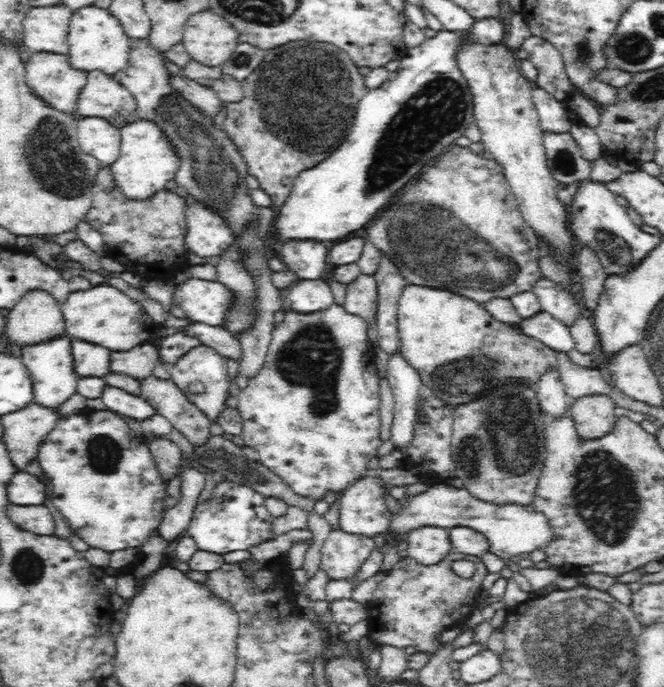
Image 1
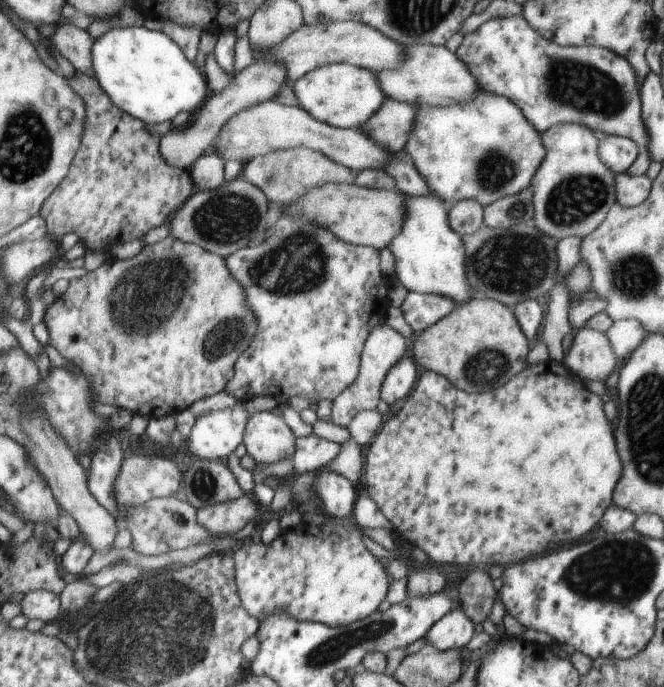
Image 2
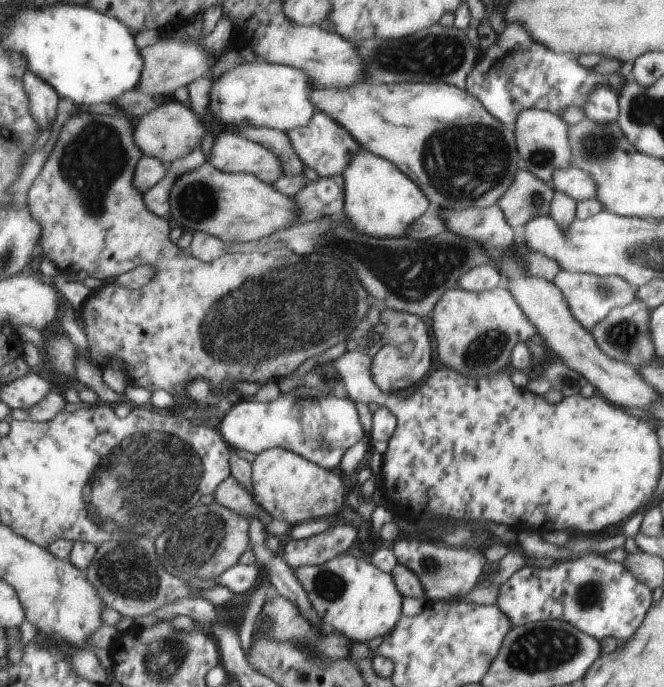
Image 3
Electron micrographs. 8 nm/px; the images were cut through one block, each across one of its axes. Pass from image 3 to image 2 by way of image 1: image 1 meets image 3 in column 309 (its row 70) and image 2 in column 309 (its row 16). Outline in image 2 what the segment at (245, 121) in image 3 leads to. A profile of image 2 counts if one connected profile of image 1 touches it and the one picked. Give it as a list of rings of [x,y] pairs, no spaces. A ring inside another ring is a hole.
[[[334,63],[314,69],[293,82],[297,106],[319,120],[343,129],[360,128],[387,100],[379,86],[378,74],[350,63]]]

